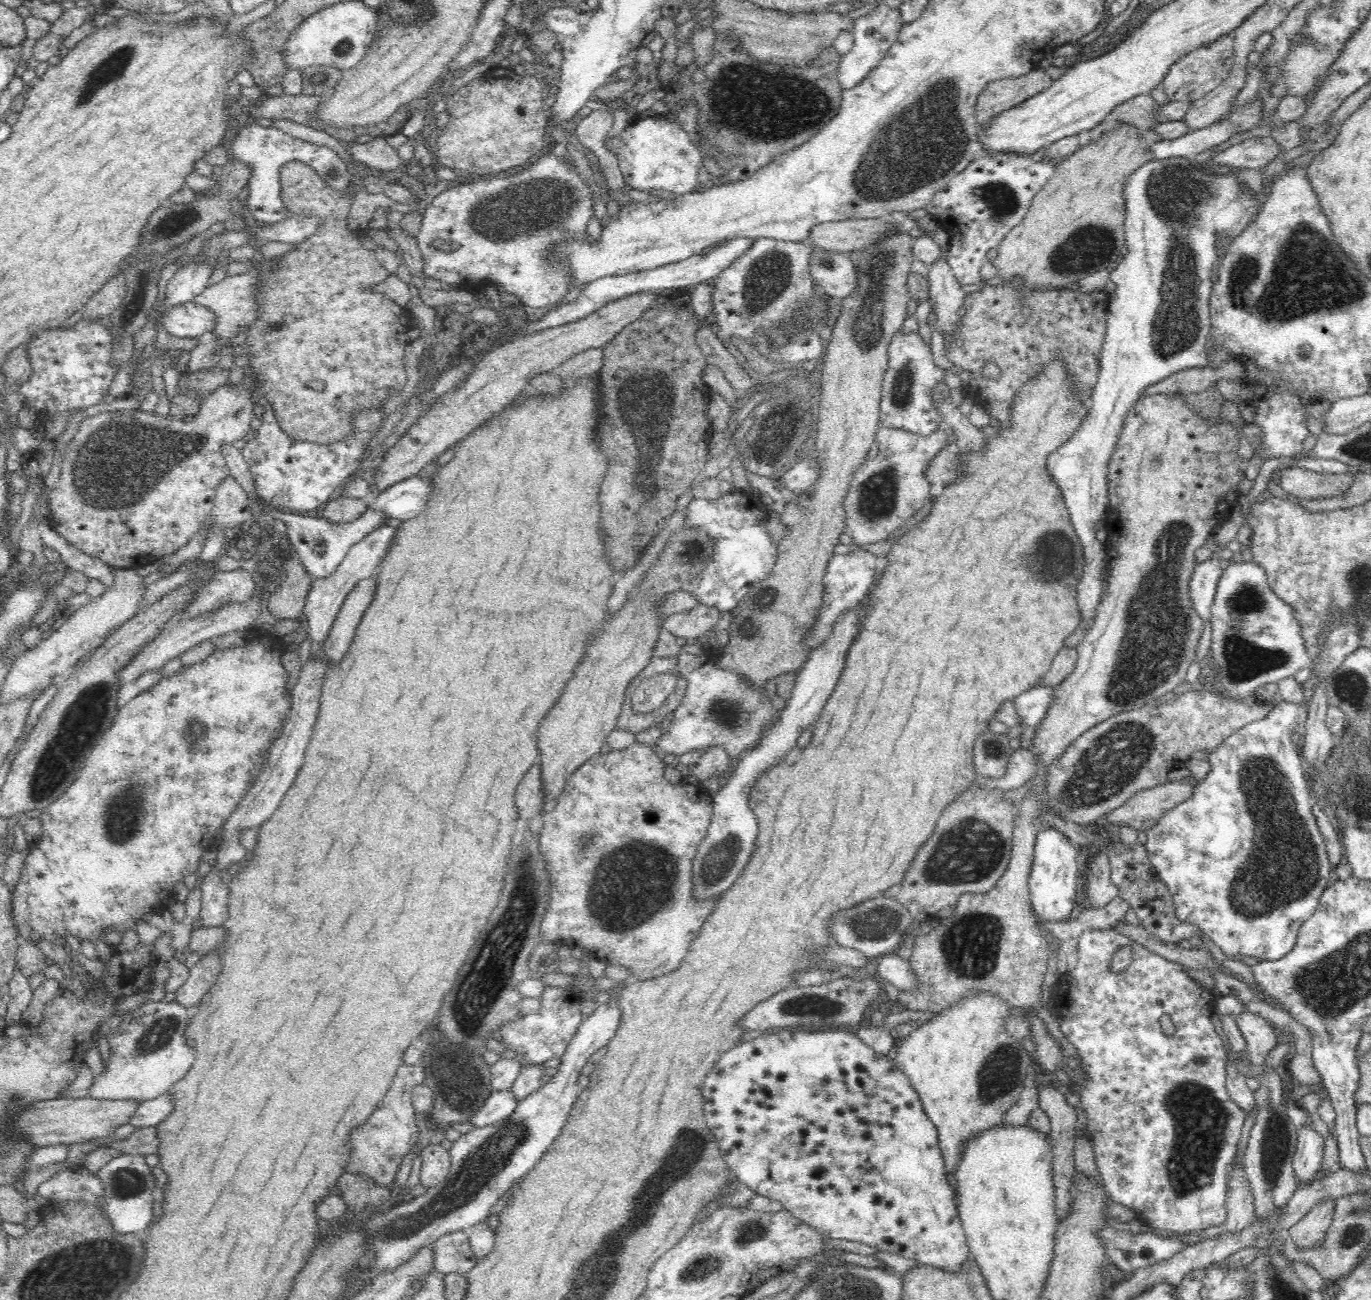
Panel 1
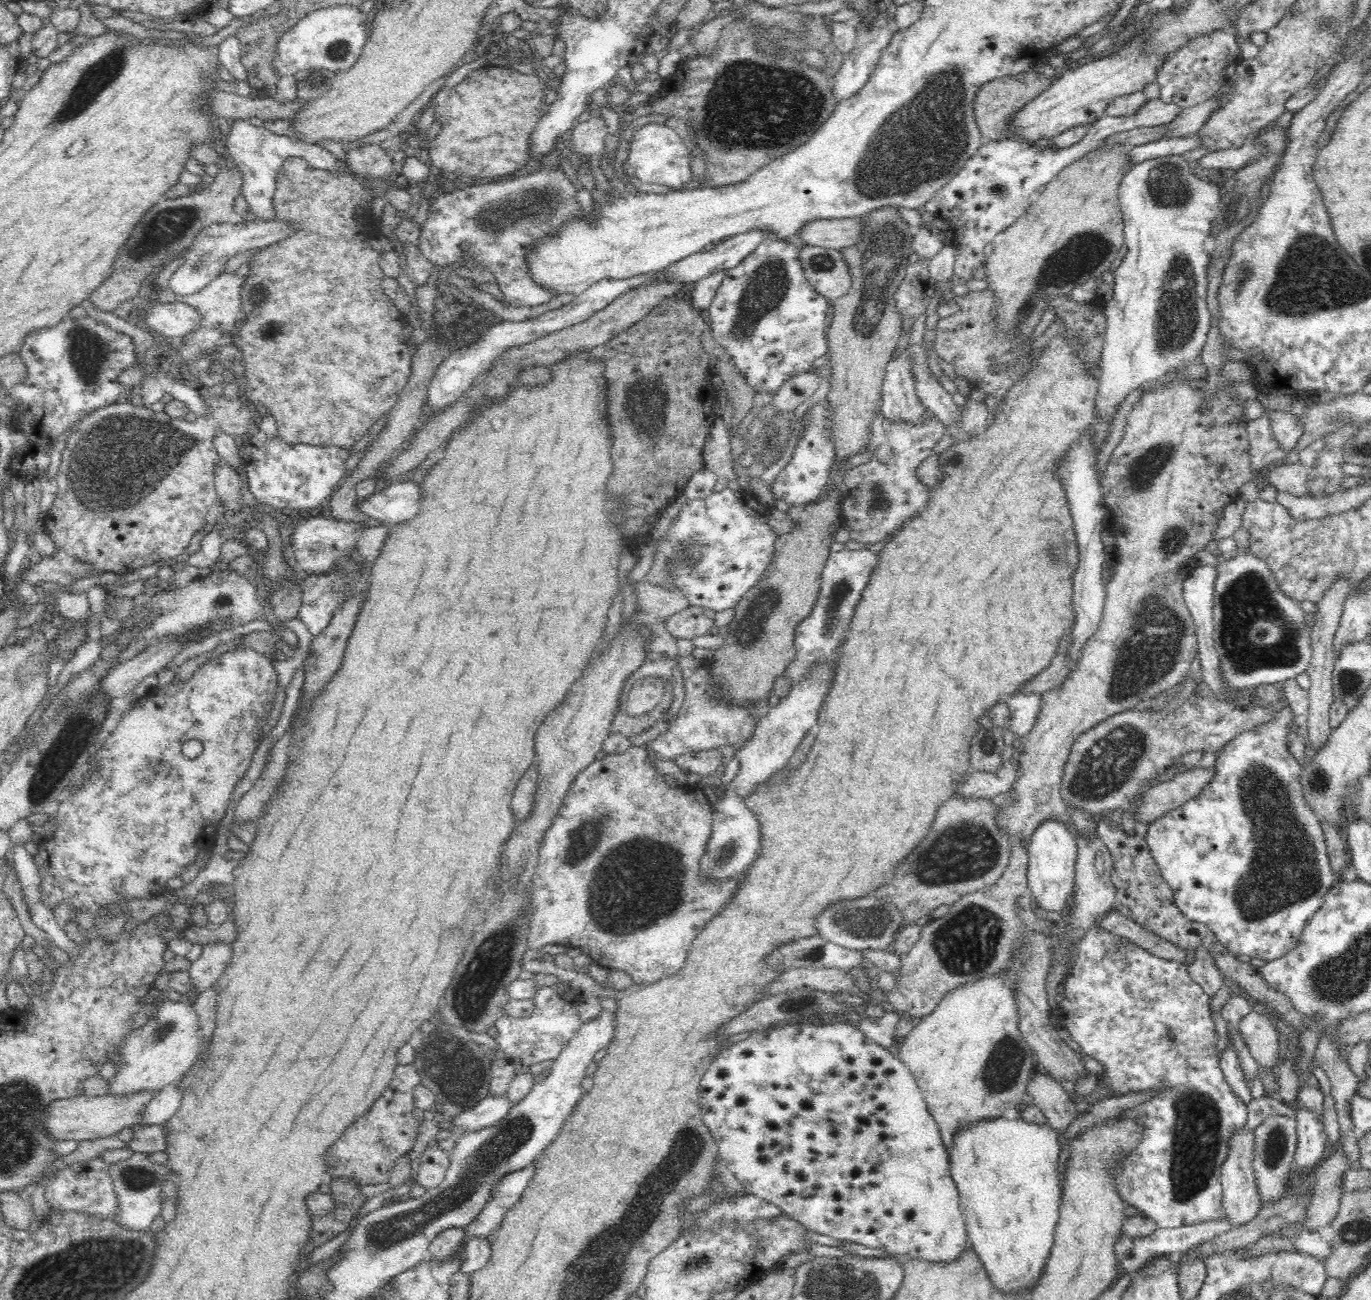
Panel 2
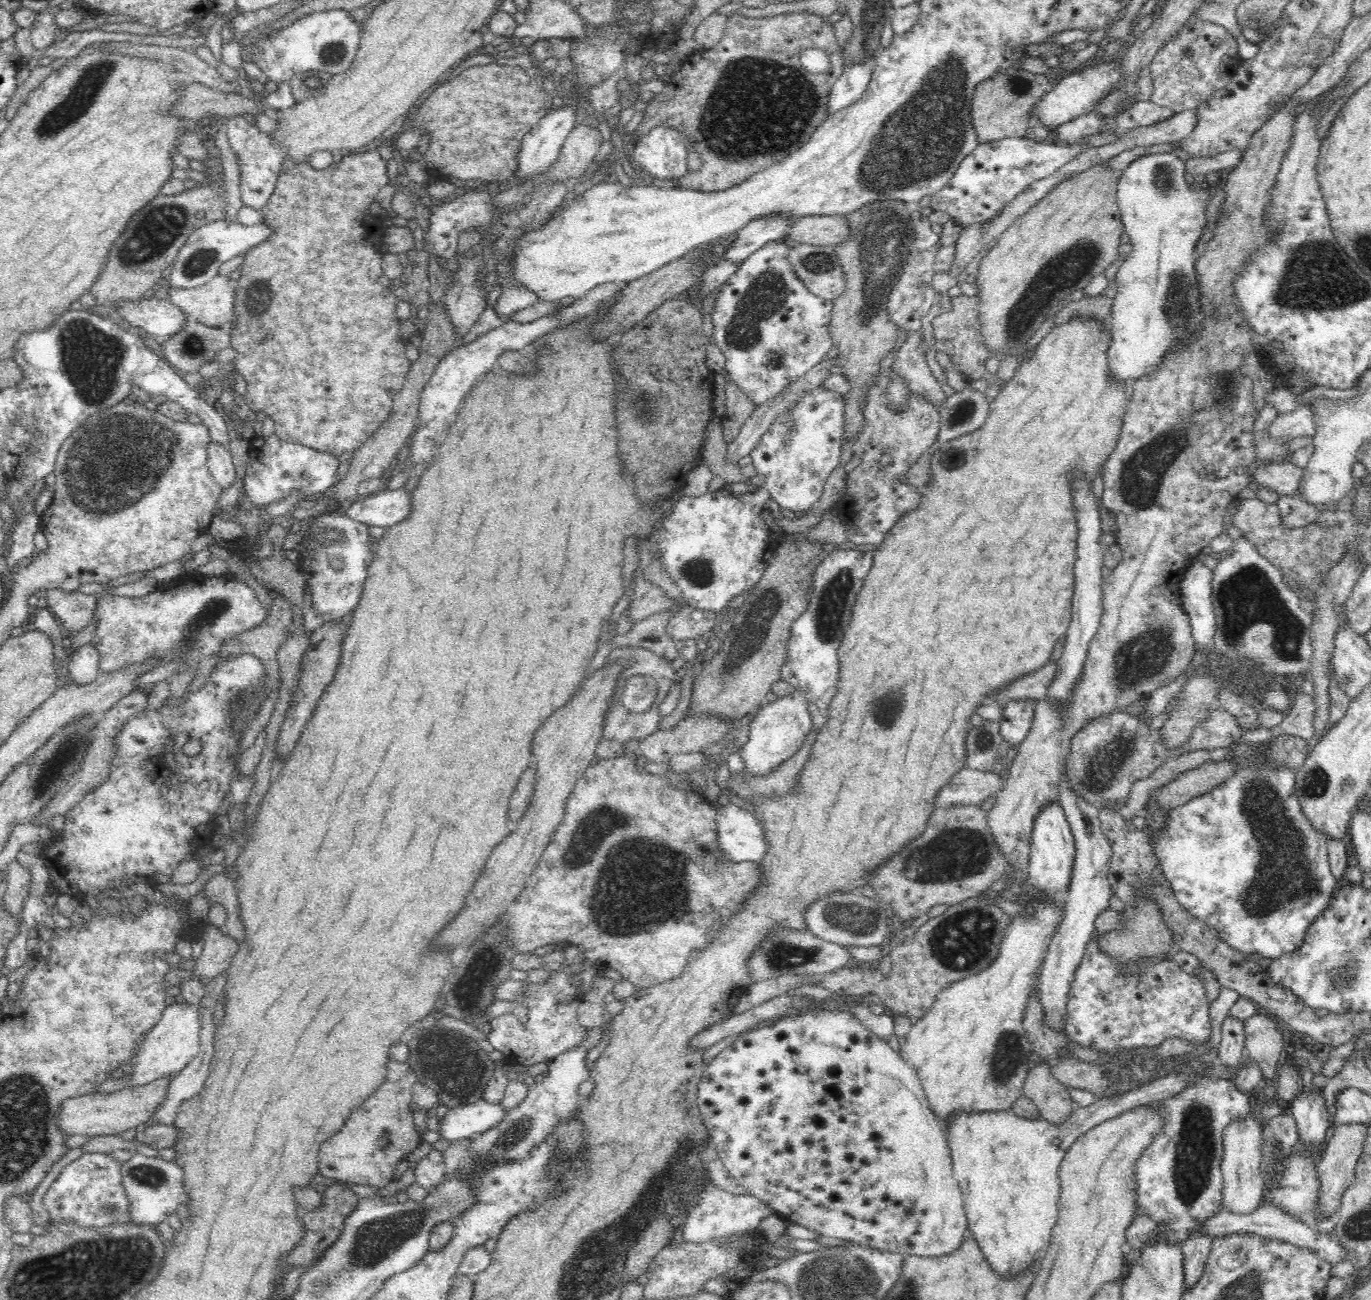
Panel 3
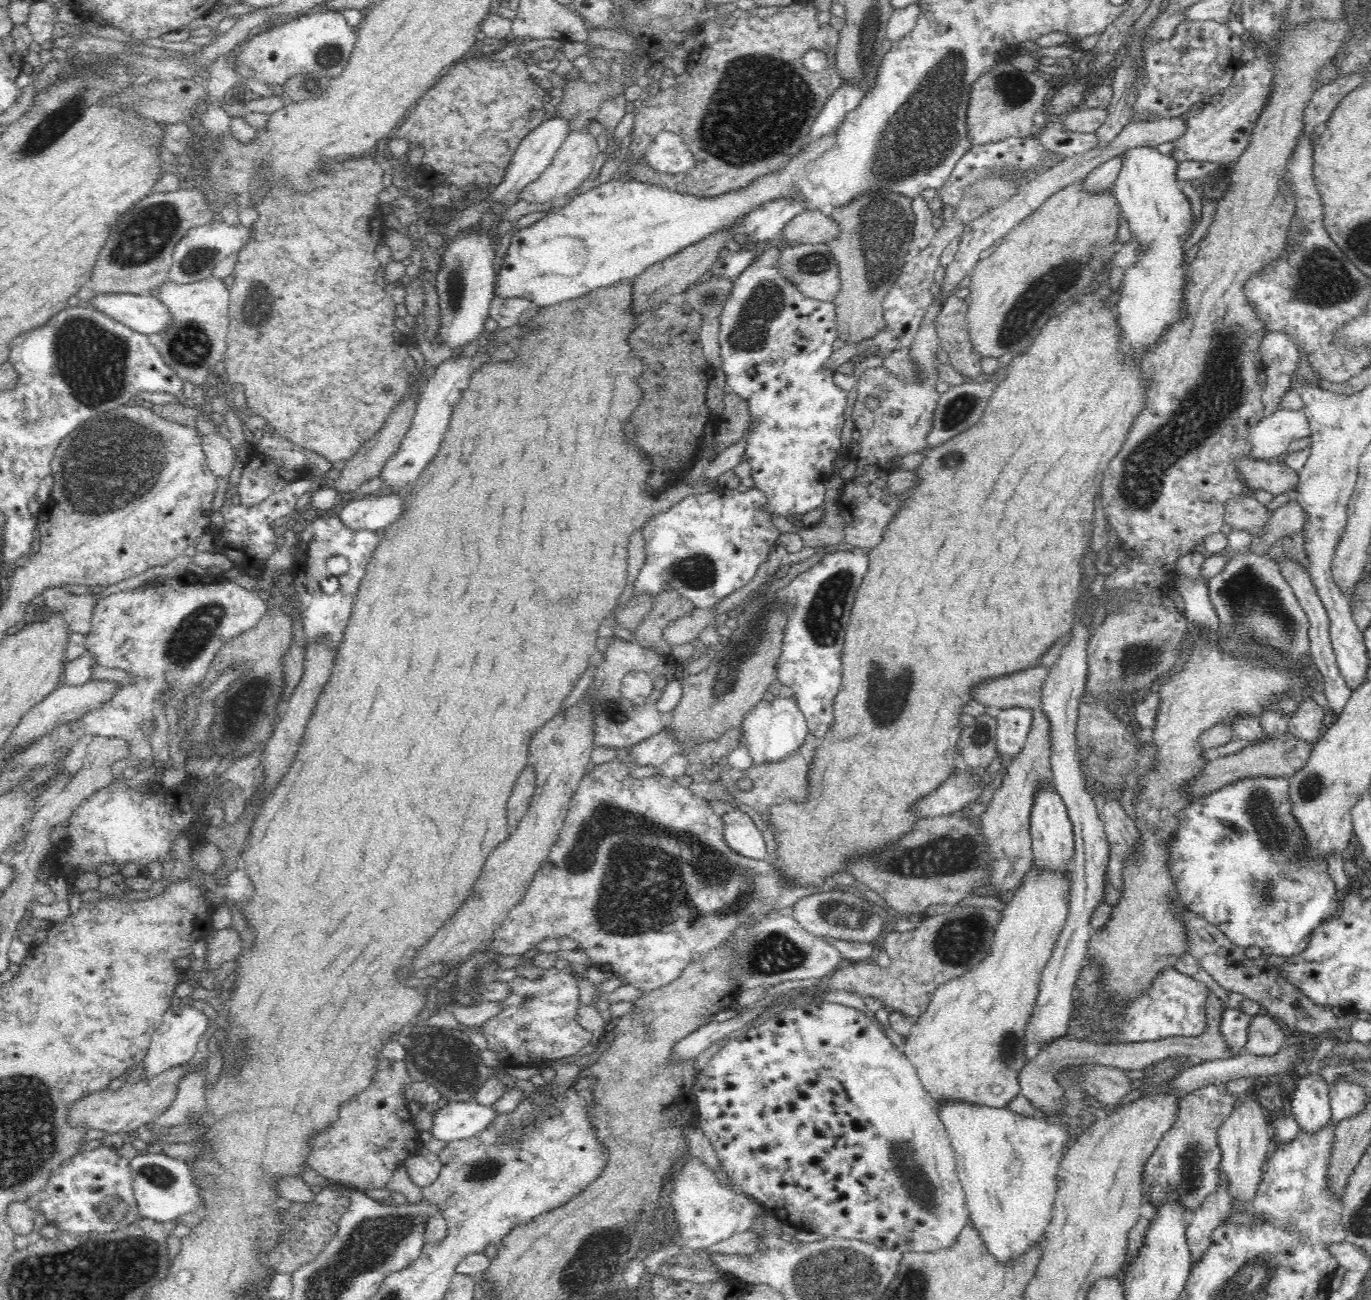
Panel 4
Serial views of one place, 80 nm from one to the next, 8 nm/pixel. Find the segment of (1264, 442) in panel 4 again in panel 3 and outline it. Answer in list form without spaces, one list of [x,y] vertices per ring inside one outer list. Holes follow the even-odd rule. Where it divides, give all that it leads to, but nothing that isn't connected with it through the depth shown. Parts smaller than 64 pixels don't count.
[[[1309,405],[1292,412],[1280,412],[1268,426],[1268,435],[1278,444],[1286,445],[1288,438],[1313,437],[1316,434],[1314,413]]]

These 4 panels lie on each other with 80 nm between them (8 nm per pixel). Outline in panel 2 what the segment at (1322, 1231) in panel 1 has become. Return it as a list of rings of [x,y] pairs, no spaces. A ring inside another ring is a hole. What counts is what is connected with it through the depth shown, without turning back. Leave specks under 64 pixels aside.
[[[1342,1141],[1335,1144],[1333,1150],[1323,1162],[1312,1170],[1313,1195],[1307,1208],[1306,1218],[1302,1225],[1308,1229],[1318,1231],[1322,1226],[1334,1222],[1340,1208],[1342,1194],[1342,1176],[1352,1165],[1348,1157],[1342,1153]]]

